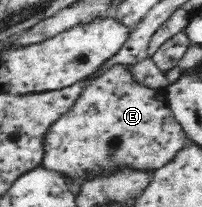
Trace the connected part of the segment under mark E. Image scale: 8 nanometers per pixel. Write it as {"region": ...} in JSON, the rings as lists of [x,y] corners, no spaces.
{"region":[[[113,66],[112,69],[89,82],[83,94],[66,114],[57,119],[42,136],[41,166],[81,178],[89,171],[113,171],[114,167],[129,166],[141,170],[158,169],[185,147],[185,134],[170,114],[164,88],[147,88],[137,84],[130,76],[130,66]]]}

